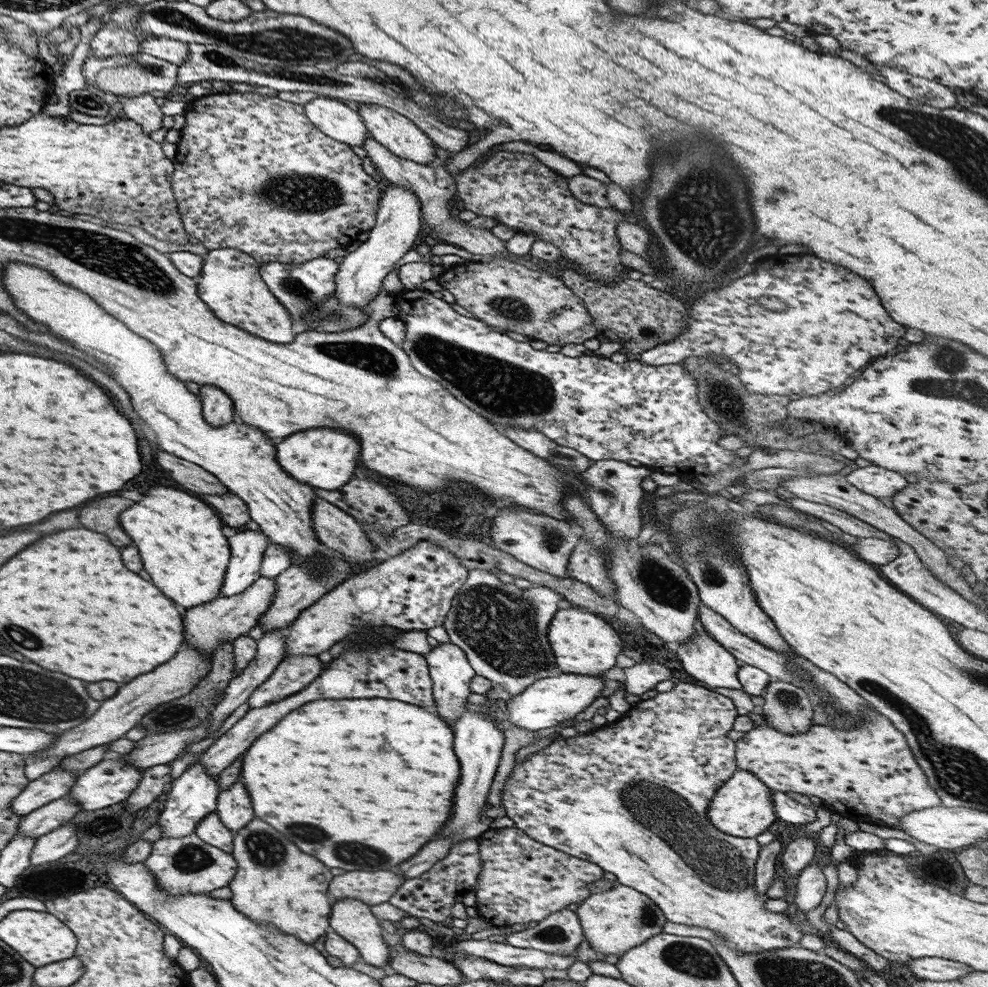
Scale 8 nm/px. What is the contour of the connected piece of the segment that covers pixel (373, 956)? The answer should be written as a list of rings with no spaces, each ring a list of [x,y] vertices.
[[[354,899],[334,900],[328,926],[352,944],[365,964],[388,970],[391,949],[370,906]]]

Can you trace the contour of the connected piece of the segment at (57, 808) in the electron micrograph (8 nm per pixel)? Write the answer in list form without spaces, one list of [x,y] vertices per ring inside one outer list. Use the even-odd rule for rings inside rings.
[[[67,793],[66,796],[48,802],[24,817],[20,817],[16,834],[21,834],[25,838],[39,838],[67,823],[79,810],[81,808],[77,804],[73,804],[73,800]]]

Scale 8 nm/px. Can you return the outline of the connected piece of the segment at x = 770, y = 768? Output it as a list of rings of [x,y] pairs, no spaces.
[[[873,707],[863,711],[859,720],[861,721],[857,721],[847,731],[812,724],[805,732],[793,736],[777,732],[769,724],[761,724],[744,732],[743,736],[735,741],[736,766],[738,770],[751,772],[757,780],[761,780],[766,787],[774,791],[816,796],[822,800],[824,807],[856,823],[870,822],[897,828],[899,819],[905,813],[941,805],[937,794],[927,784],[925,774],[917,766],[907,746],[907,740],[891,725],[891,721]]]

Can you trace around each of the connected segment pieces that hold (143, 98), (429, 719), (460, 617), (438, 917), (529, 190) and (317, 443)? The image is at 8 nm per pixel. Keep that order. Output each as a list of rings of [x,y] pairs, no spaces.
[[[145,92],[145,94],[131,98],[119,97],[118,104],[126,118],[139,124],[145,134],[151,134],[161,128],[163,115],[149,93]]]
[[[385,698],[313,700],[253,740],[243,754],[239,776],[255,818],[273,826],[327,869],[390,871],[413,856],[449,818],[449,800],[459,776],[451,740],[449,726],[413,704]]]
[[[468,570],[465,582],[451,599],[448,613],[441,625],[448,634],[451,644],[455,644],[463,651],[474,673],[489,679],[495,686],[504,688],[513,697],[533,681],[561,672],[555,666],[553,652],[547,642],[547,627],[561,598],[563,598],[561,594],[557,594],[547,586],[529,586],[522,590],[511,582],[503,584],[493,573],[485,570]]]
[[[469,838],[463,840],[463,842],[457,842],[449,848],[447,856],[437,860],[433,864],[432,868],[429,868],[427,872],[423,872],[420,876],[417,876],[413,879],[405,879],[403,883],[395,890],[395,893],[388,899],[388,904],[407,912],[409,916],[414,916],[417,918],[427,918],[433,923],[441,923],[445,918],[451,917],[451,908],[453,904],[457,902],[461,903],[465,894],[475,893],[475,888],[477,884],[478,877],[481,873],[481,862],[478,853],[478,842],[476,839]]]
[[[497,151],[486,156],[484,161],[475,160],[461,174],[453,174],[455,196],[461,200],[463,210],[471,210],[476,216],[489,216],[497,223],[509,226],[513,234],[533,234],[535,240],[553,243],[559,249],[559,257],[577,264],[583,274],[597,281],[609,283],[625,276],[629,270],[620,262],[621,246],[615,234],[617,223],[625,221],[625,215],[611,207],[599,208],[579,202],[568,189],[568,180],[543,165],[531,154]]]
[[[311,428],[285,436],[279,444],[275,444],[274,458],[279,468],[299,484],[323,490],[337,490],[358,473],[357,440],[333,428]]]

